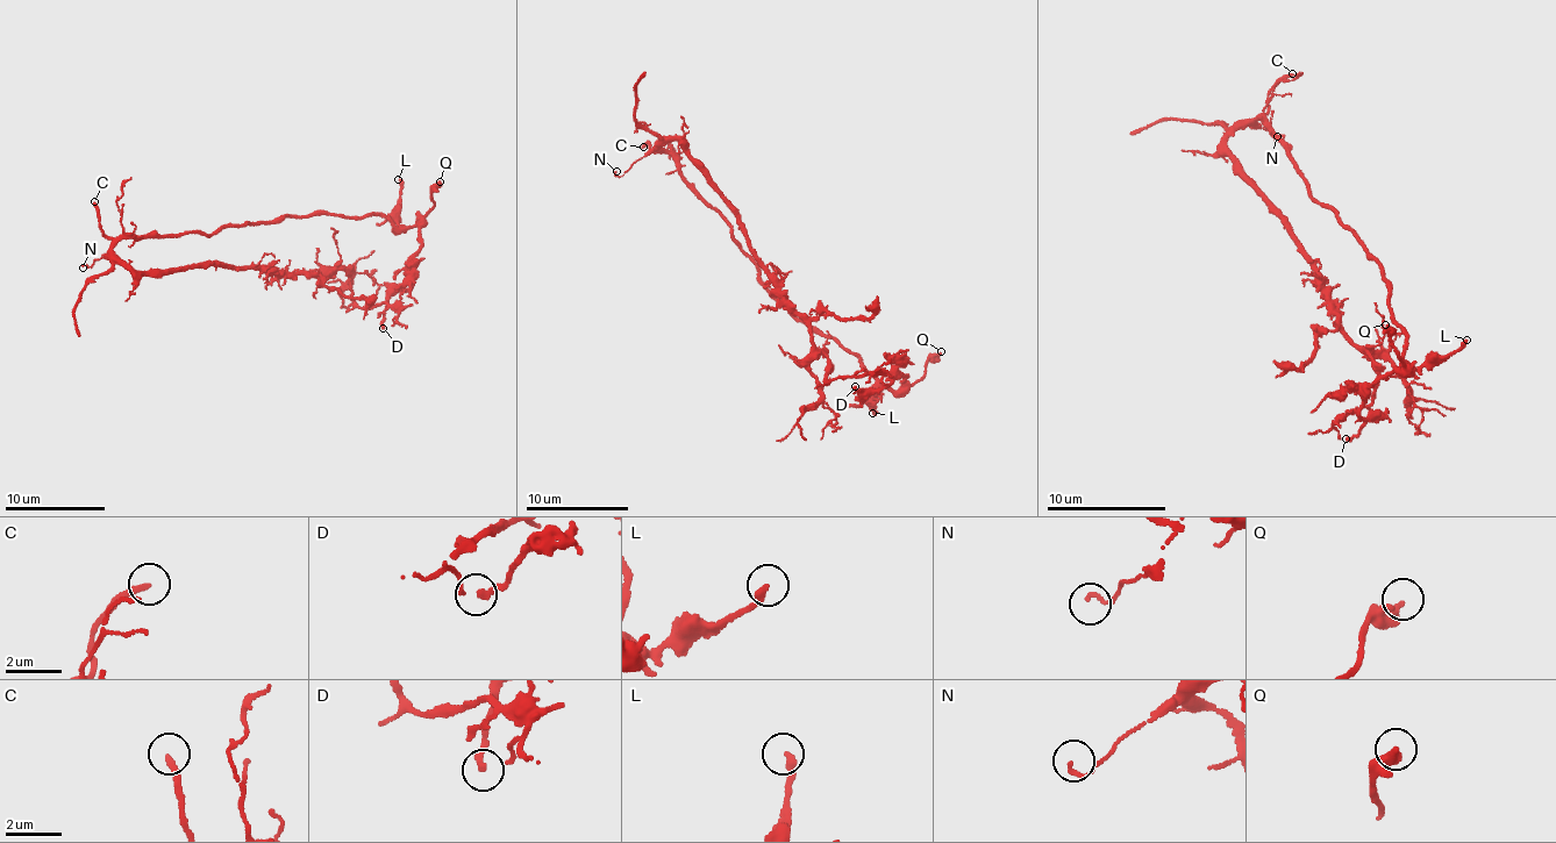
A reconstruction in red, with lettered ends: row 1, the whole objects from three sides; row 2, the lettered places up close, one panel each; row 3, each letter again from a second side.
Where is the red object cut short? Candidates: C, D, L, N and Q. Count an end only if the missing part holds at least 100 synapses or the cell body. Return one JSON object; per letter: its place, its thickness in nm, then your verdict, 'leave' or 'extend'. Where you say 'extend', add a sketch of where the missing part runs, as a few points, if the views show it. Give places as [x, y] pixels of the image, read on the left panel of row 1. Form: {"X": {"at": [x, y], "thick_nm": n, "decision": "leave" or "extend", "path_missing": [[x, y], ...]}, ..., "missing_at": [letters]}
{"C": {"at": [94, 201], "thick_nm": 200, "decision": "extend", "path_missing": [[94, 201], [79, 200], [73, 194], [71, 155], [50, 162], [69, 143], [98, 129], [127, 141]]}, "D": {"at": [383, 328], "thick_nm": 170, "decision": "leave"}, "L": {"at": [398, 179], "thick_nm": 280, "decision": "leave"}, "N": {"at": [83, 268], "thick_nm": 130, "decision": "leave"}, "Q": {"at": [440, 181], "thick_nm": 340, "decision": "leave"}, "missing_at": ["C"]}

